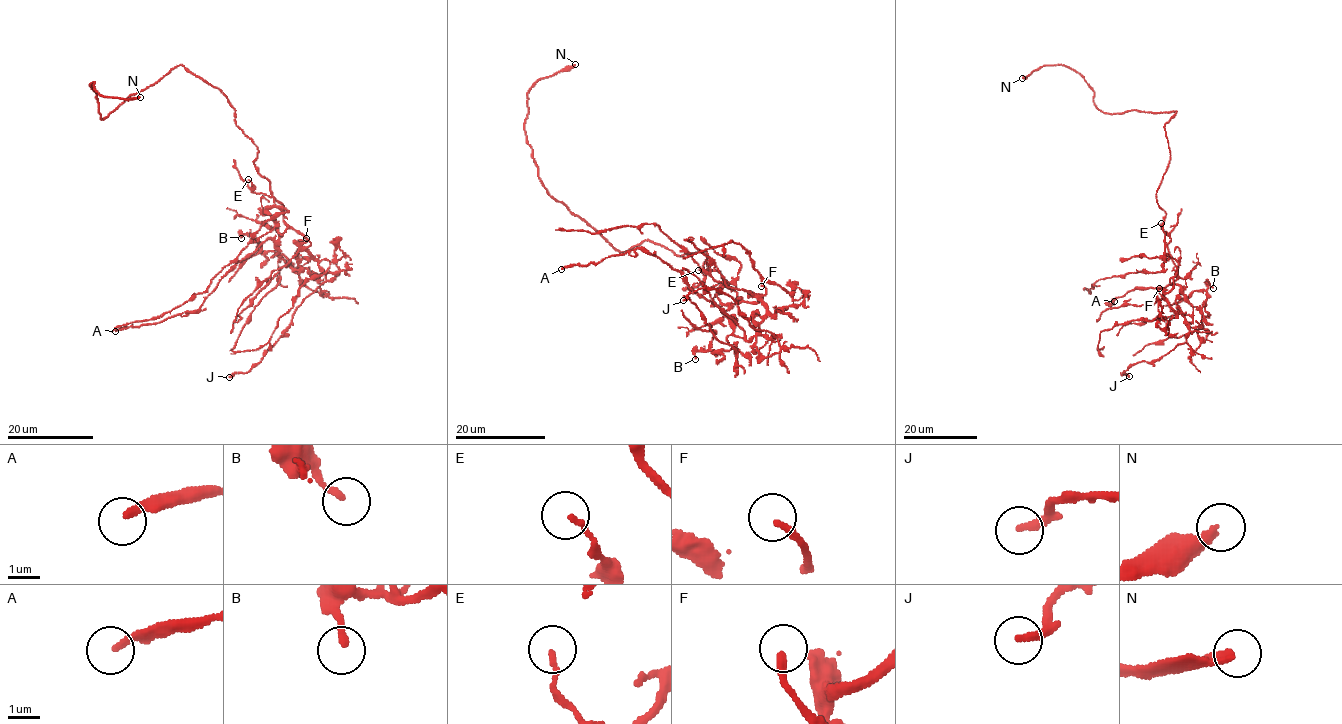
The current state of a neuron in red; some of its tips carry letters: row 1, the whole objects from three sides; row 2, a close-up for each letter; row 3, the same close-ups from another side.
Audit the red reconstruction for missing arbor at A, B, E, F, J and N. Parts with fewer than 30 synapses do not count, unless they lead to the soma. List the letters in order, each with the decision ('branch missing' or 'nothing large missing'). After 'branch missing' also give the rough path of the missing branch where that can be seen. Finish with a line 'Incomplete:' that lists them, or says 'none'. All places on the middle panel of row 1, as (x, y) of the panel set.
A: nothing large missing
B: nothing large missing
E: nothing large missing
F: branch missing; missing branch runs (761, 286), (783, 264), (731, 212), (683, 237), (658, 242), (626, 267), (585, 283)
J: nothing large missing
N: branch missing
Incomplete: F, N

